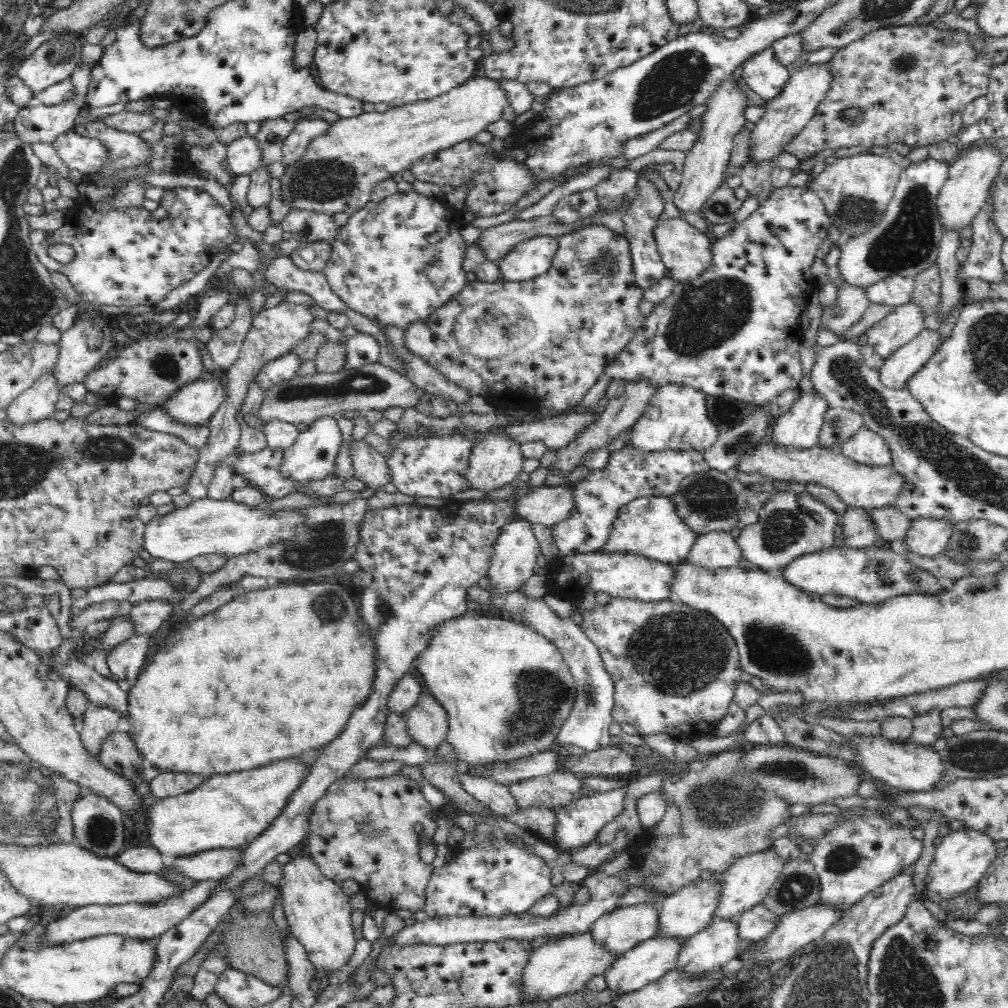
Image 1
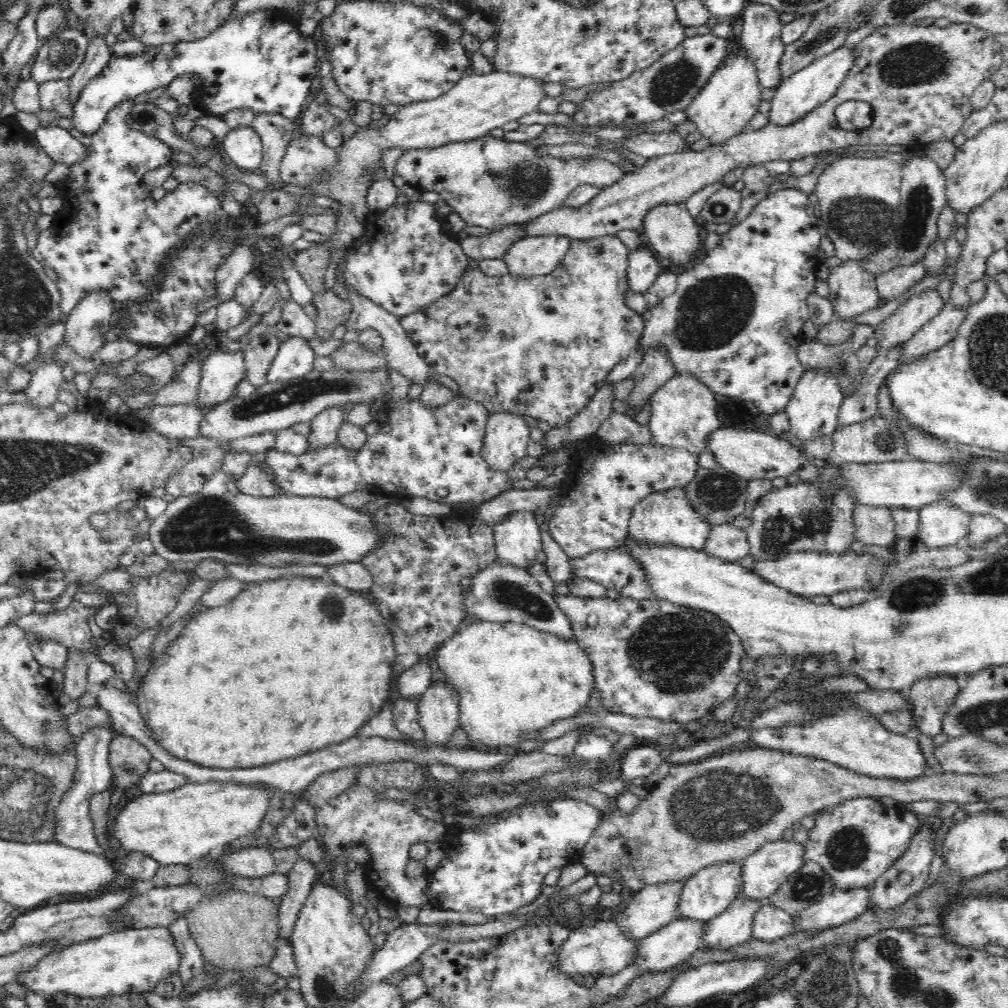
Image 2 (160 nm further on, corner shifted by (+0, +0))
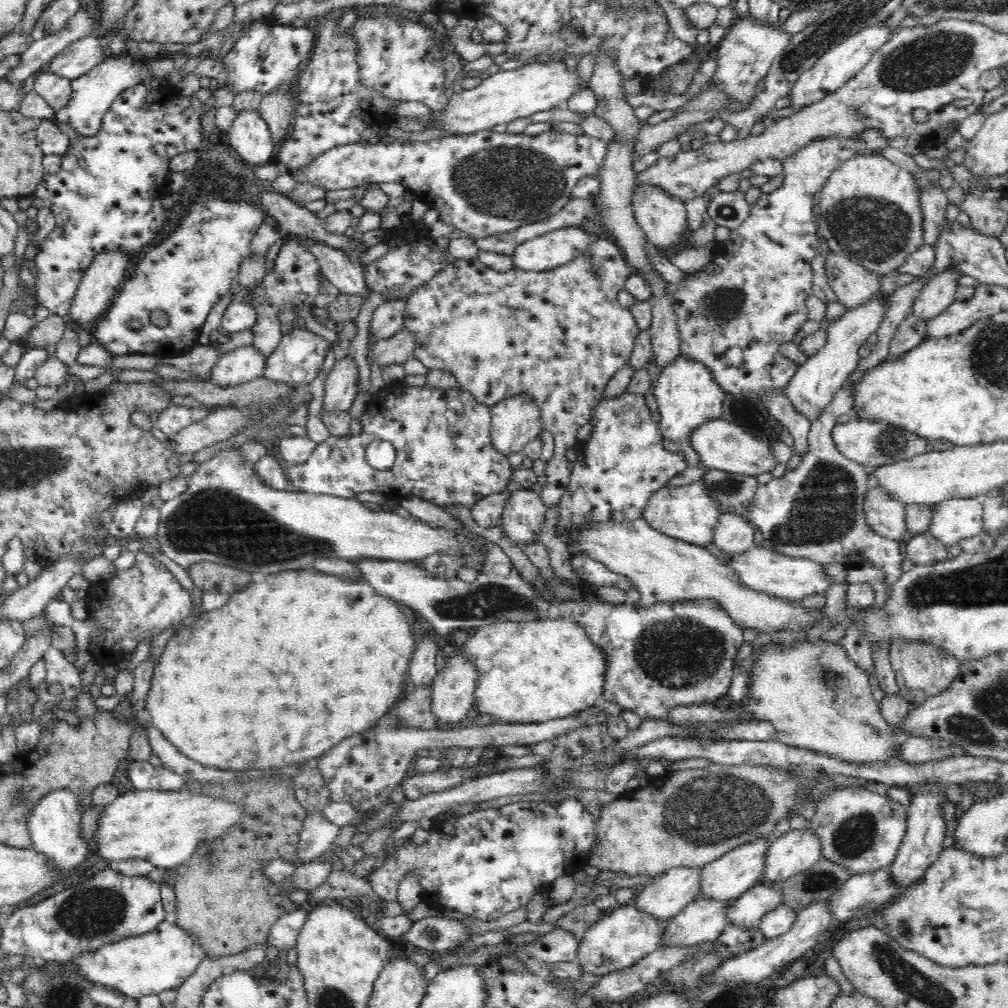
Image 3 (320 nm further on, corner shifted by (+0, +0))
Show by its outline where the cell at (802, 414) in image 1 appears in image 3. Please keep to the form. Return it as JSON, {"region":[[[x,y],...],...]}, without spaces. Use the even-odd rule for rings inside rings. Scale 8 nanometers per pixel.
{"region":[[[878,293],[874,294],[866,304],[848,309],[842,317],[829,324],[828,342],[816,351],[808,360],[799,365],[796,374],[788,384],[787,397],[796,413],[804,416],[806,422],[812,424],[825,414],[832,404],[835,394],[844,386],[849,376],[856,370],[859,361],[859,348],[865,340],[878,328],[888,306],[883,304]]]}

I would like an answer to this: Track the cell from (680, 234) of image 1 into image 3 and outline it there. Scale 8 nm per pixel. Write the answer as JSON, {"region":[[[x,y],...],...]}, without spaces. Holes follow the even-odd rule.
{"region":[[[648,186],[648,188],[640,188],[633,195],[631,205],[635,220],[644,231],[647,242],[651,242],[661,250],[678,249],[684,244],[684,240],[686,240],[686,228],[688,228],[688,214],[684,202],[668,196],[668,194],[659,188]]]}

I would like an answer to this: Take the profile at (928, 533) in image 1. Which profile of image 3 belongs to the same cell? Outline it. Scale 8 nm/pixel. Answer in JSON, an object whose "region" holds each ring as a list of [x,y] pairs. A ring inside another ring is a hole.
{"region":[[[952,498],[952,500],[932,506],[932,509],[932,518],[927,531],[943,546],[958,545],[960,540],[972,538],[982,531],[983,504],[981,498]]]}

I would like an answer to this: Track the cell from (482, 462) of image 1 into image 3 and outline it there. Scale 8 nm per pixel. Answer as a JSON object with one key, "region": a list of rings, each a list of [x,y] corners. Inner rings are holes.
{"region":[[[510,396],[506,400],[491,407],[490,437],[492,447],[497,454],[508,457],[515,452],[519,453],[532,441],[539,437],[542,432],[542,421],[540,411],[533,404],[531,398],[523,396]]]}

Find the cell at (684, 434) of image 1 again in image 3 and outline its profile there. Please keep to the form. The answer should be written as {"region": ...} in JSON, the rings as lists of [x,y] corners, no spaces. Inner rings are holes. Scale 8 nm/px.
{"region":[[[678,356],[659,374],[652,391],[660,412],[658,429],[660,429],[662,440],[670,440],[678,445],[693,446],[695,431],[723,416],[725,392],[713,380],[709,370],[696,360],[686,360],[683,356]]]}

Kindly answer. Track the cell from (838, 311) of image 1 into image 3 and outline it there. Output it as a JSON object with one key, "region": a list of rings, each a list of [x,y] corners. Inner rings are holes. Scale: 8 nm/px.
{"region":[[[834,252],[827,254],[826,268],[837,302],[847,310],[866,304],[881,289],[878,273]]]}

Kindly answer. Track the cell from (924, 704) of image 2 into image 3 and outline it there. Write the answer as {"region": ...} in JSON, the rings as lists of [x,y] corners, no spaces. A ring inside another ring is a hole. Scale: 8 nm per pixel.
{"region":[[[895,641],[889,651],[889,661],[895,670],[896,680],[903,689],[903,697],[908,699],[910,705],[920,706],[928,698],[940,695],[950,688],[951,682],[958,676],[960,662],[939,652],[931,644],[926,646],[921,642]]]}

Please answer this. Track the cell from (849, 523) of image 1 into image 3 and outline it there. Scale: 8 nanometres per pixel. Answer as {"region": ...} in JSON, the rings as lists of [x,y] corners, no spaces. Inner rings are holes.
{"region":[[[870,486],[863,511],[865,524],[873,534],[894,541],[906,539],[905,505],[894,501],[886,491]]]}

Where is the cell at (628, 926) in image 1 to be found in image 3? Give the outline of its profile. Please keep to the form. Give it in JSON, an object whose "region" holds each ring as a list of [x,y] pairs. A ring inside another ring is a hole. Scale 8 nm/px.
{"region":[[[674,868],[654,877],[632,896],[634,909],[654,921],[668,921],[696,900],[700,868]]]}

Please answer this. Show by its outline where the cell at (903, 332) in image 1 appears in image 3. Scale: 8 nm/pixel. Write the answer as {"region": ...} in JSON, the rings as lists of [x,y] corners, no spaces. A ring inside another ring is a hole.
{"region":[[[944,270],[932,276],[922,287],[911,310],[911,316],[929,321],[939,315],[949,304],[955,301],[958,286],[958,274],[953,270]]]}

